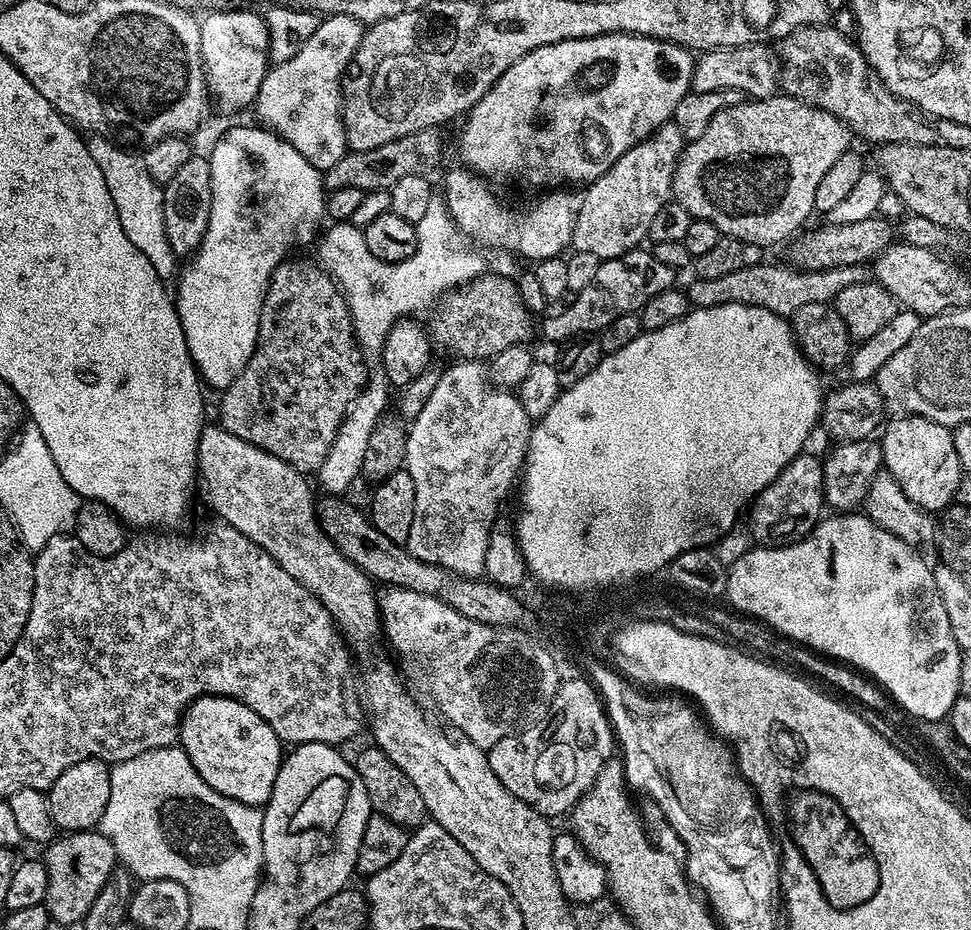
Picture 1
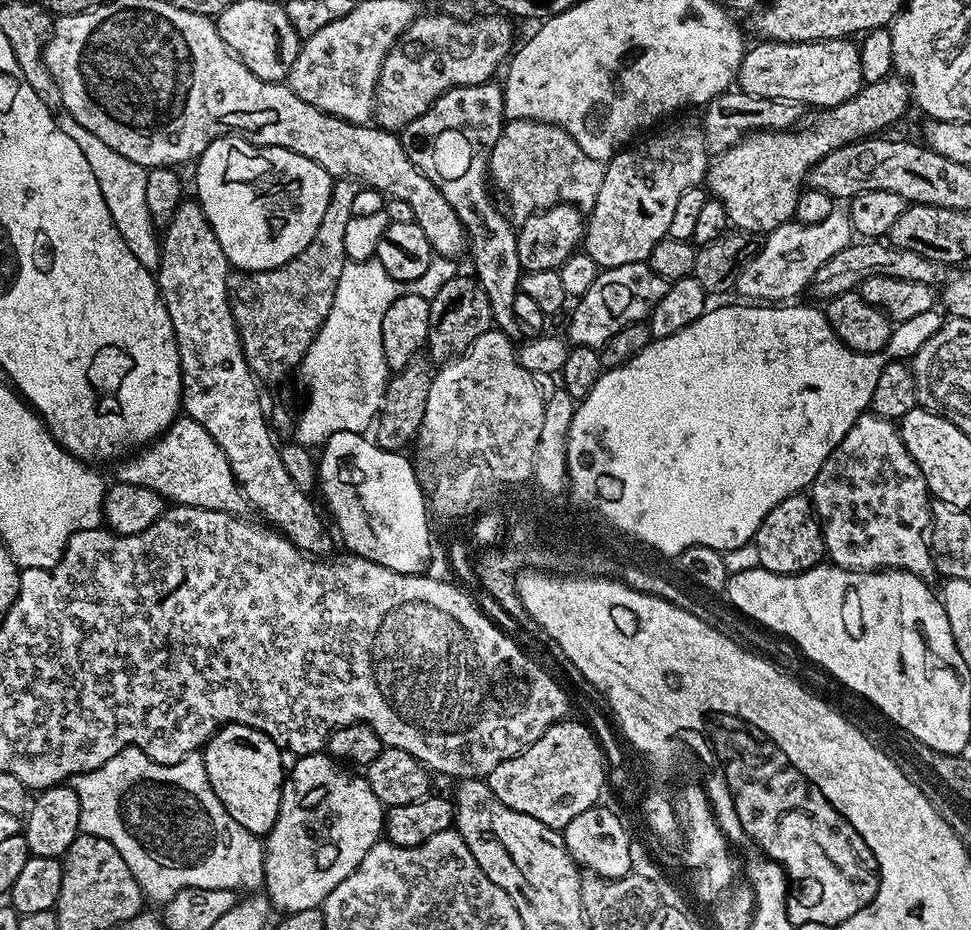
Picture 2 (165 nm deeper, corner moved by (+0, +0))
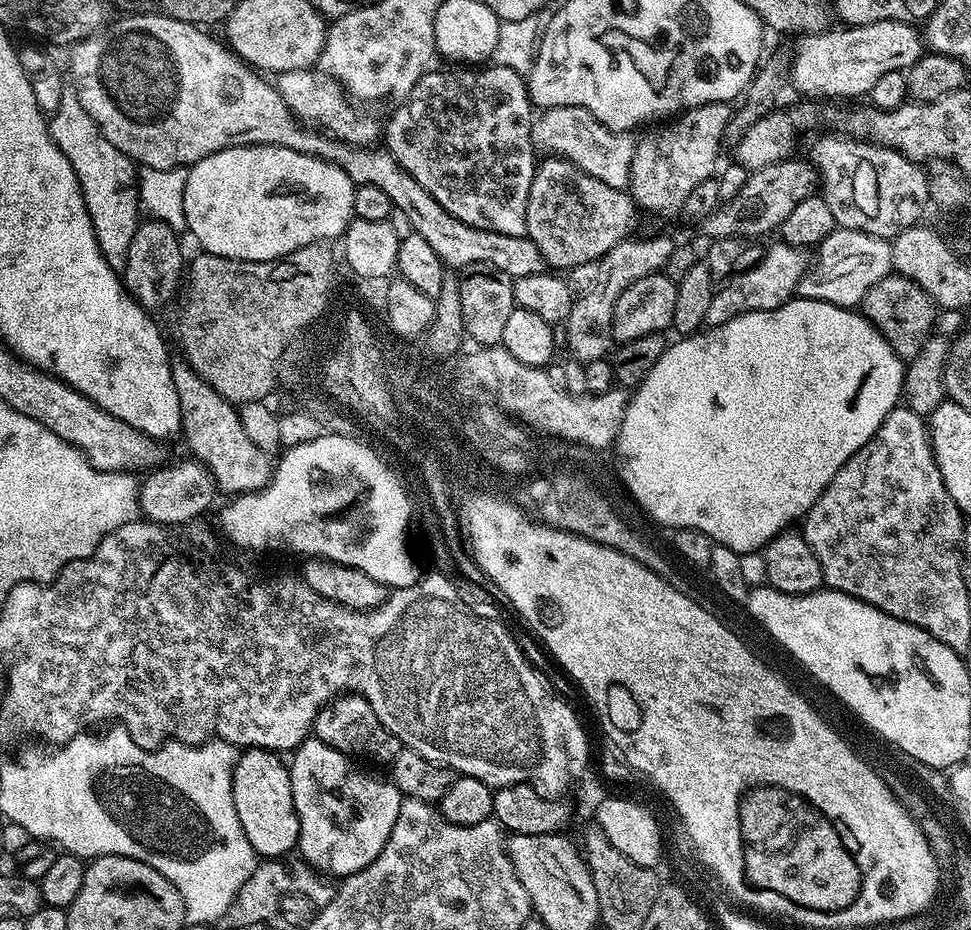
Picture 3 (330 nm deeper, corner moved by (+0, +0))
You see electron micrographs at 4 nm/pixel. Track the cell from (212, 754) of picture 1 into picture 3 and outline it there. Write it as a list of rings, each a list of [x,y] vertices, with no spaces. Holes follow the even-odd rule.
[[[248,746],[237,755],[236,768],[232,772],[232,796],[236,800],[238,822],[242,822],[242,830],[250,842],[250,846],[260,858],[280,858],[285,854],[284,848],[299,845],[300,817],[294,814],[292,806],[292,773],[287,763],[278,758],[277,753],[269,748],[255,750]]]

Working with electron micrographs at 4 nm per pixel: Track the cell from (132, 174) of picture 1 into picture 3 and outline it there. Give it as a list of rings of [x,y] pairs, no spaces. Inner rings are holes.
[[[75,87],[63,89],[61,104],[48,120],[48,135],[58,150],[66,154],[70,166],[74,166],[90,222],[94,226],[94,238],[98,238],[102,254],[113,268],[123,269],[130,254],[130,242],[134,242],[136,227],[142,222],[137,165],[126,154],[122,154],[122,150],[118,150],[118,146],[114,146],[114,142],[102,134],[94,118],[82,110]]]

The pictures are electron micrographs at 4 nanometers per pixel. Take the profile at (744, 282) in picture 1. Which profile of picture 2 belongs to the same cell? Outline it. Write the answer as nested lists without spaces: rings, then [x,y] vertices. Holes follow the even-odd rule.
[[[868,238],[838,250],[838,254],[834,254],[834,258],[830,258],[830,262],[826,262],[826,266],[822,266],[814,274],[810,292],[813,292],[821,302],[827,302],[838,294],[857,291],[863,280],[875,276],[902,278],[903,281],[940,286],[949,279],[950,270],[946,264],[924,258],[920,254],[915,254],[914,251],[895,248],[880,238]]]

